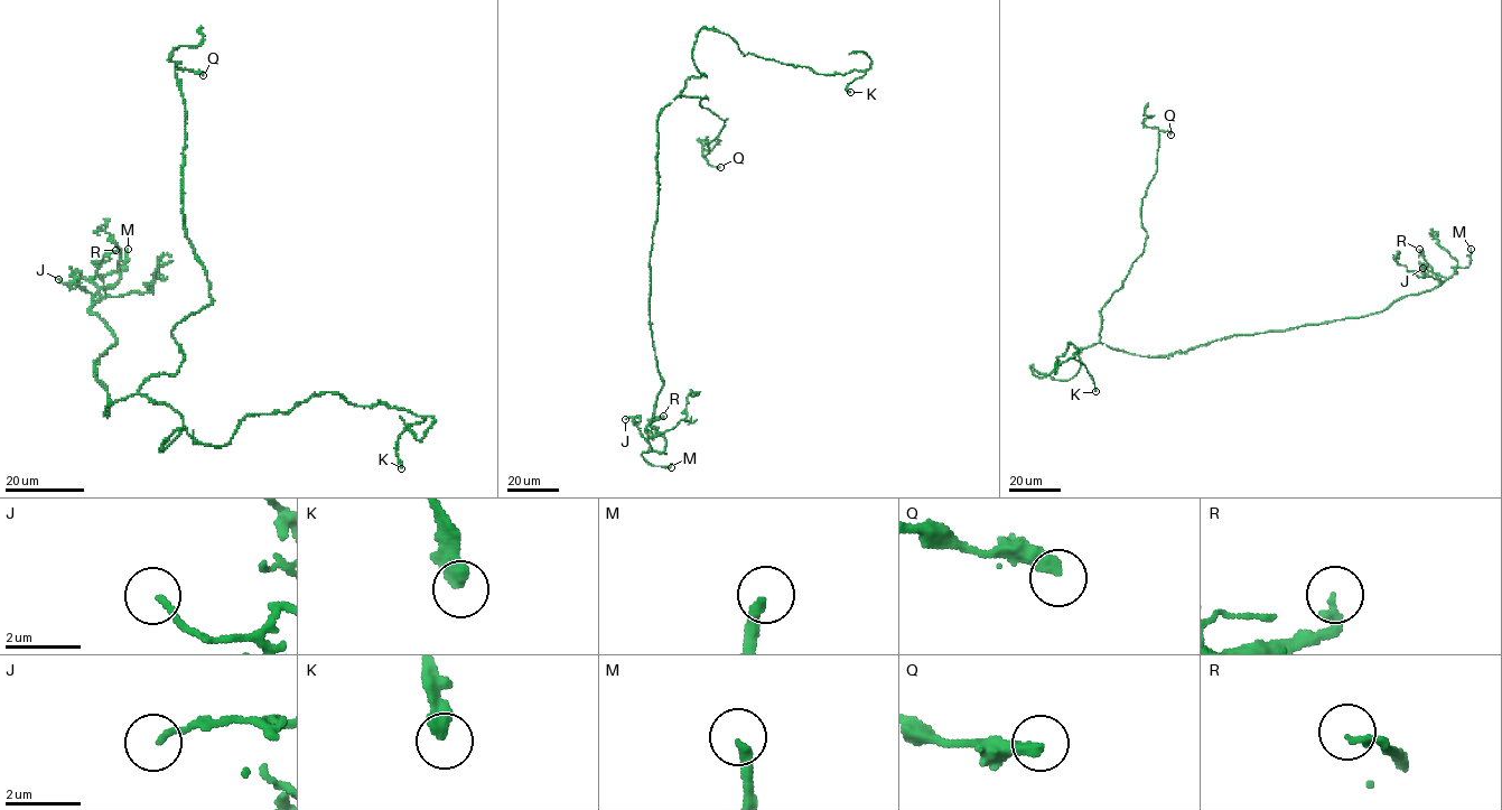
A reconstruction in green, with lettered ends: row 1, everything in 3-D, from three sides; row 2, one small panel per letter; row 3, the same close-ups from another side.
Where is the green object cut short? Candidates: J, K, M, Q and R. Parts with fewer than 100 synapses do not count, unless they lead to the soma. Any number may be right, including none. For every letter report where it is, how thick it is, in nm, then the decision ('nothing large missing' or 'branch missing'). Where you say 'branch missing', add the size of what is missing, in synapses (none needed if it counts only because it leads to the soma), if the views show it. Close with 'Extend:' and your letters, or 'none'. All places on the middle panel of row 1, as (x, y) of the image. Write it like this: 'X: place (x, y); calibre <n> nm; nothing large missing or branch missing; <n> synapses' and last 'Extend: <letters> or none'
J: place (625, 419); calibre 140 nm; nothing large missing
K: place (850, 92); calibre 440 nm; nothing large missing
M: place (671, 467); calibre 260 nm; branch missing
Q: place (720, 167); calibre 360 nm; nothing large missing
R: place (663, 416); calibre 190 nm; nothing large missing
Extend: M

